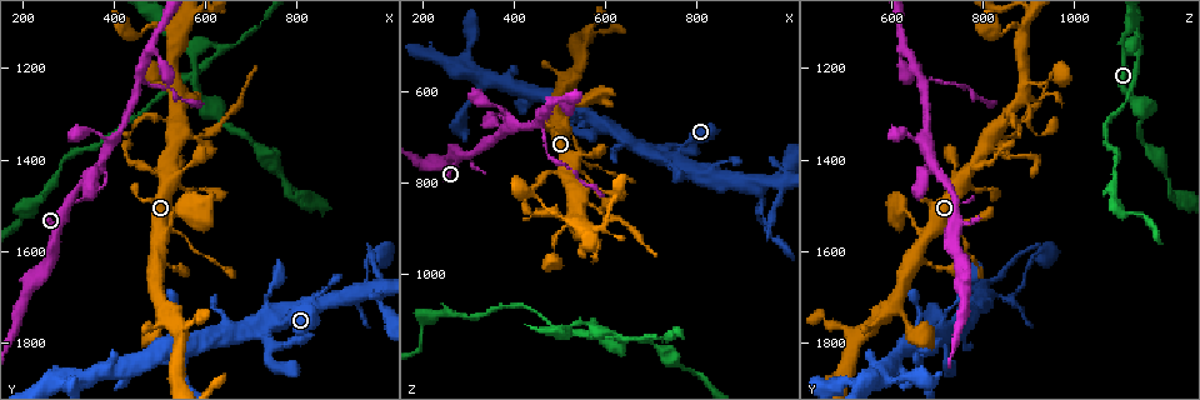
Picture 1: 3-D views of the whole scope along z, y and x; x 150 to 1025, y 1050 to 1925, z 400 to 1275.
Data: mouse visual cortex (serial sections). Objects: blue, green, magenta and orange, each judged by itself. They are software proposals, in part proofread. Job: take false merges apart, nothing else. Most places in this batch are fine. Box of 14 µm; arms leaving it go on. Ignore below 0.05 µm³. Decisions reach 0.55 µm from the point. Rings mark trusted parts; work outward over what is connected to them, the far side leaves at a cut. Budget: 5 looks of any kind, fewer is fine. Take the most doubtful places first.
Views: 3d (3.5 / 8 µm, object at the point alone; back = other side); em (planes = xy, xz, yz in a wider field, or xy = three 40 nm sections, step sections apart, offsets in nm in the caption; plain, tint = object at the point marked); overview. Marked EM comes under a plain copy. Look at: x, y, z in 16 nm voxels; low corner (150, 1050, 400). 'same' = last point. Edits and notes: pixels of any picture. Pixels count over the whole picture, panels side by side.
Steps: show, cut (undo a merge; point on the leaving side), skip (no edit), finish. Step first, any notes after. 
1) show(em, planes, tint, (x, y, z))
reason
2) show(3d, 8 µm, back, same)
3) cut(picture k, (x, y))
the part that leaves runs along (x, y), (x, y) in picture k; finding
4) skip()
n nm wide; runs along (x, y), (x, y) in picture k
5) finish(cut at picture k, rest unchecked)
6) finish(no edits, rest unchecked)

show(3d, 3.5 µm, back, (595, 1350, 870))
a narrow waist

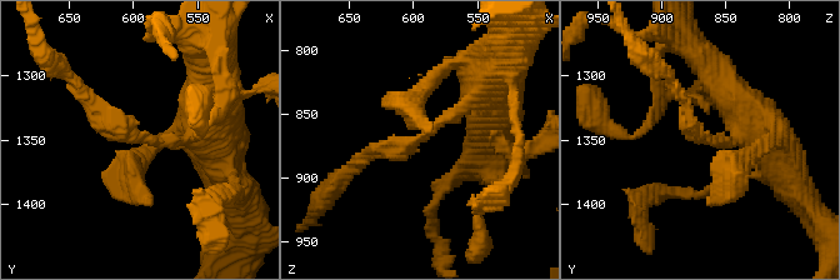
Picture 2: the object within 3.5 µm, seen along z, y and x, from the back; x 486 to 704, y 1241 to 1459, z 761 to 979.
show(em, planes, tint, (596, 1350, 872))

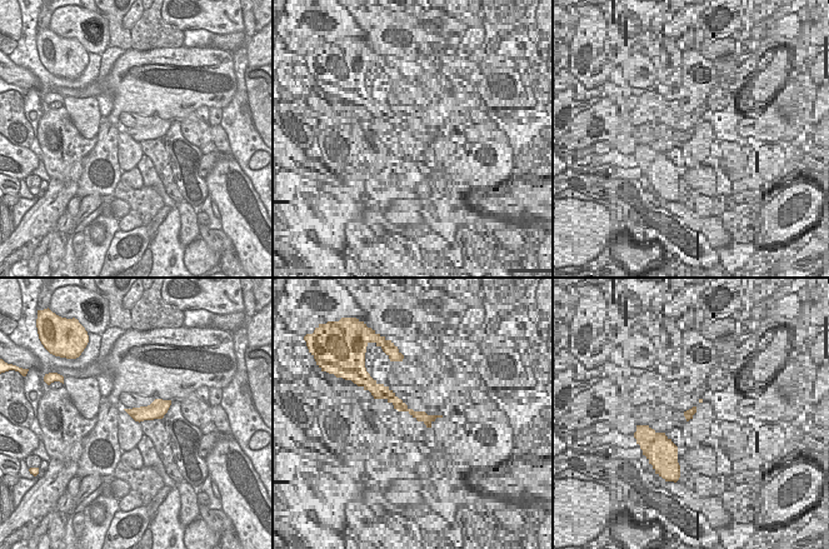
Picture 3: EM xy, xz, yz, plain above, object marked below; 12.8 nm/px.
cut(picture 2, (400, 140))
arms of 150, 200 nm; the part that leaves runs along (158, 141), (108, 123), (70, 76) in picture 2; two cells meet here

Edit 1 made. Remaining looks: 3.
show(overview)
redraw

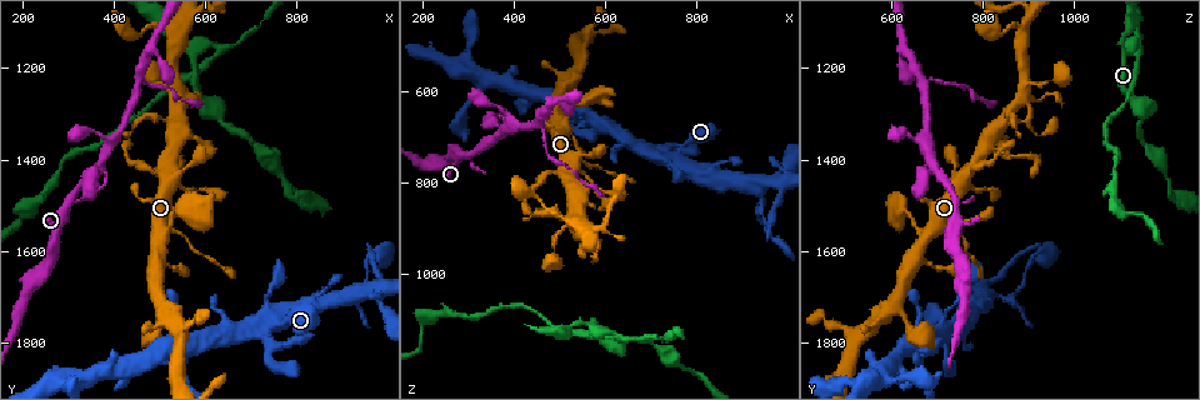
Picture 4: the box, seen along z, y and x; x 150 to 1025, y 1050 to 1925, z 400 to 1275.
show(3d, 3.5 µm, (275, 1575, 740))
abrupt turn

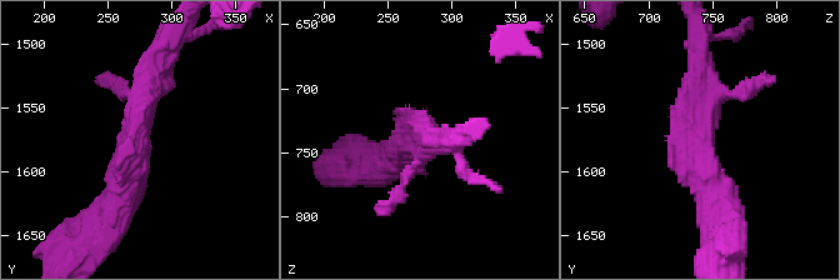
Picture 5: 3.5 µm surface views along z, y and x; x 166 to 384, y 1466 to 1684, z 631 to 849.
show(em, xy, step 2, tint, (272, 1576, 738))
arms of 150, 450 nm

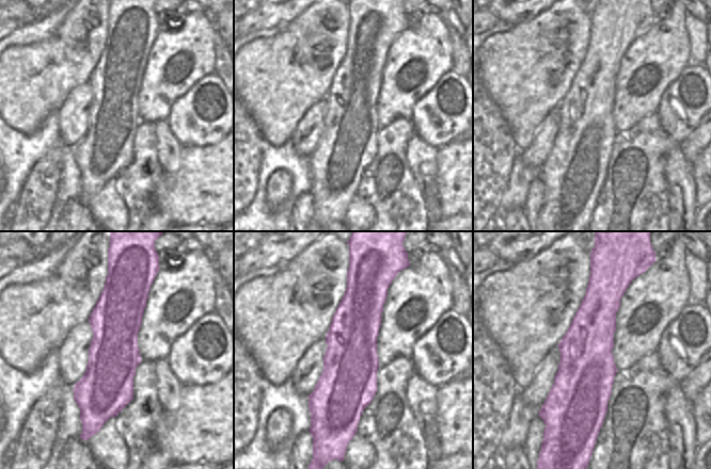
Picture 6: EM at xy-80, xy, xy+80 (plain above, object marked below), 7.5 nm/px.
skip()
runs along (743, 91), (698, 119), (720, 218) in picture 5; all the same cell

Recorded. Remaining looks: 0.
finish(cut at picture 2, rest unchecked)

